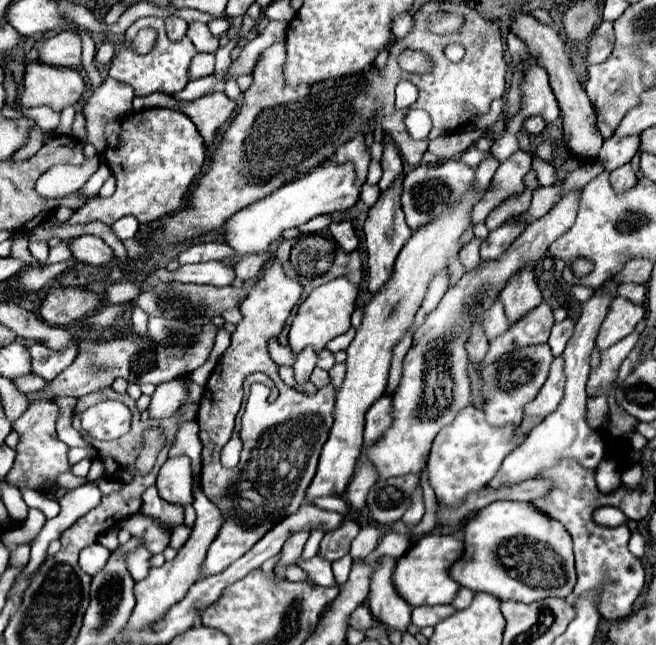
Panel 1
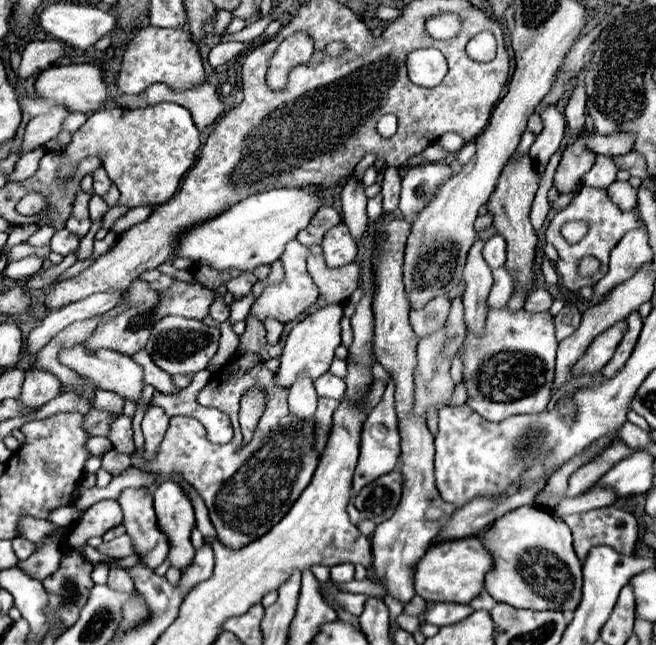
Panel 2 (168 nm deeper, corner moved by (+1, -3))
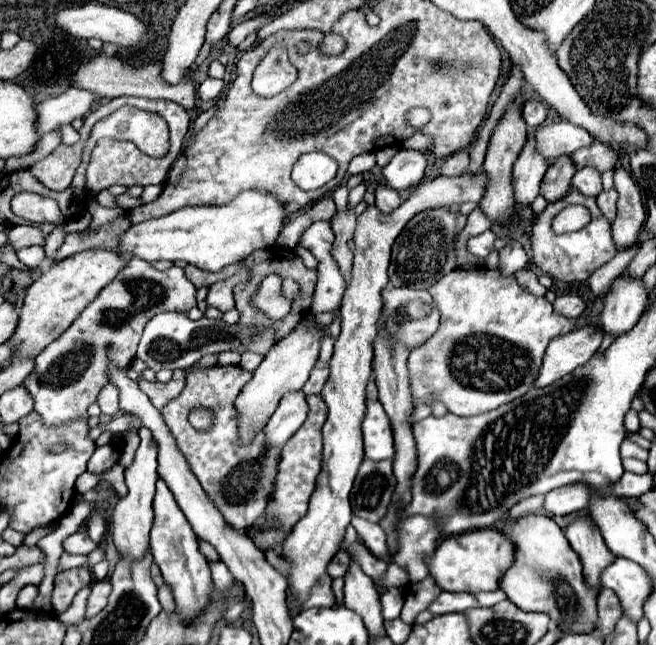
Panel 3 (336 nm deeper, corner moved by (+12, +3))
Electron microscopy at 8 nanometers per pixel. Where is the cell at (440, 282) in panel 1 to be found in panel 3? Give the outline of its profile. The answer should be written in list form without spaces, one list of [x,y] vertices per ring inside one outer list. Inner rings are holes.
[[[366,400],[366,418],[362,422],[364,434],[364,458],[366,460],[386,460],[394,456],[392,428],[386,418],[386,412],[378,400]]]

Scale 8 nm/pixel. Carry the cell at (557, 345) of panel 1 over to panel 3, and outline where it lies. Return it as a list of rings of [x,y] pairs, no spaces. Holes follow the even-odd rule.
[[[564,294],[564,296],[558,296],[558,298],[552,302],[552,306],[554,306],[556,314],[574,320],[574,318],[578,318],[578,316],[582,314],[582,310],[584,310],[586,304],[584,304],[582,298],[576,296],[576,294],[574,294],[574,296],[572,296],[572,294]]]

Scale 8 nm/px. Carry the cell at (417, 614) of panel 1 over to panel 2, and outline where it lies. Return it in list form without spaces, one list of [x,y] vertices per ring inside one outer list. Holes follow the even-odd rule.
[[[439,602],[439,604],[435,604],[435,608],[431,612],[427,612],[425,620],[431,622],[431,624],[437,624],[437,626],[447,626],[447,624],[461,622],[469,614],[473,614],[473,608],[469,604],[447,604],[447,602]]]

